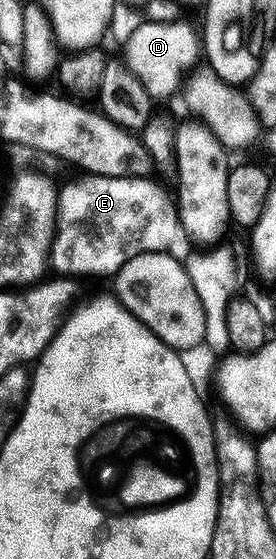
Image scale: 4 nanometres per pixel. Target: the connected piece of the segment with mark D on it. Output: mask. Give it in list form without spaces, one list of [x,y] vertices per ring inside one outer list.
[[[141,20],[141,23],[129,34],[125,42],[124,61],[133,72],[139,76],[143,88],[147,88],[154,100],[169,98],[173,93],[182,89],[183,83],[190,77],[197,57],[203,54],[203,38],[191,23],[186,20],[176,22],[150,22]]]

